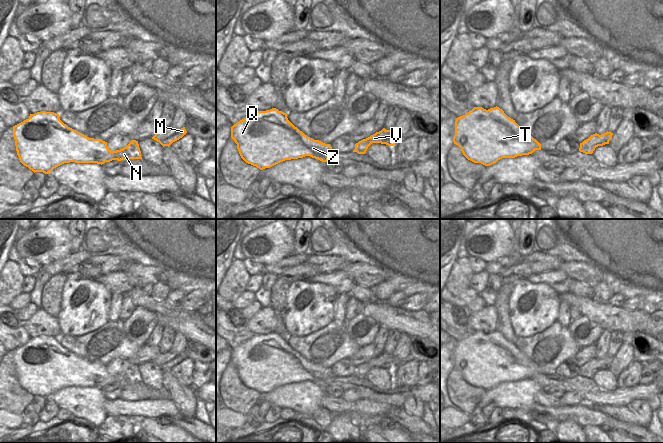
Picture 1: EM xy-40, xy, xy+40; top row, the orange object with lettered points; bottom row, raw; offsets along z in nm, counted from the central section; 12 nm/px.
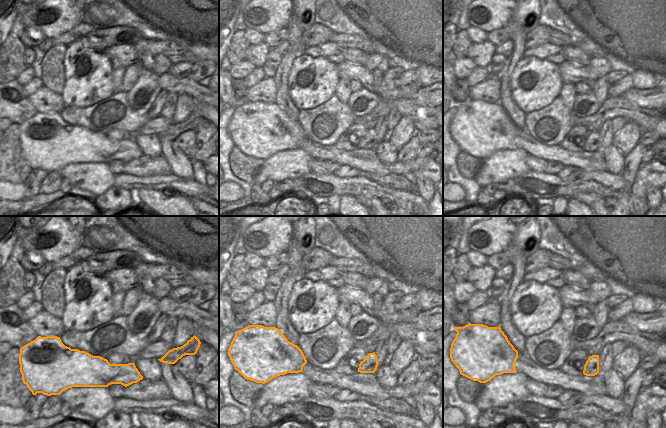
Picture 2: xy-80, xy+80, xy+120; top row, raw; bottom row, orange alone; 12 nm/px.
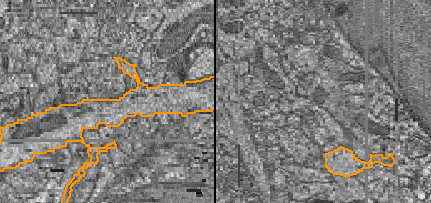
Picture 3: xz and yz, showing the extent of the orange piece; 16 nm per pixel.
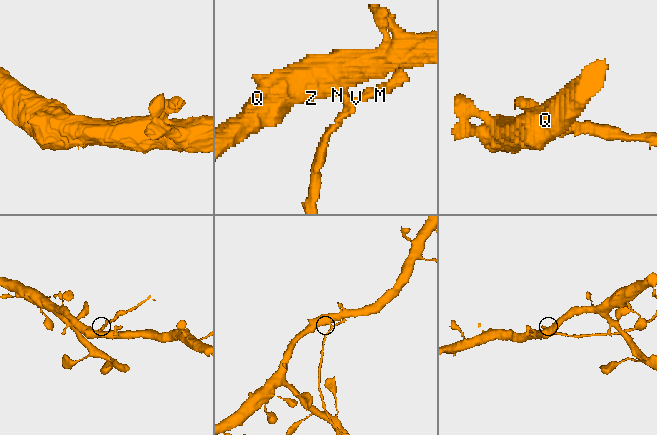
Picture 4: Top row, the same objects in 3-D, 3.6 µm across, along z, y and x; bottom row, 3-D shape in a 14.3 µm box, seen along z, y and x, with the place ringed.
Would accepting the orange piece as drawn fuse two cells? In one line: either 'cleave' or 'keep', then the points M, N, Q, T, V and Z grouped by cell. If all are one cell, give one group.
cleave; groups M V / N Q T Z

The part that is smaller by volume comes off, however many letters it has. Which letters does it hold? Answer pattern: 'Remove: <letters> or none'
Remove: M, V

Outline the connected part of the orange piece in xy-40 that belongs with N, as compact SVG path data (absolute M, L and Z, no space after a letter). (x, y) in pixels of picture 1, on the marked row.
M42 111L35 114L30 114L28 119L13 126L13 137L15 139L16 151L20 162L34 173L43 172L48 174L54 168L70 162L97 163L102 165L105 162L110 162L112 160L121 161L127 159L142 159L138 141L132 140L126 147L120 150L111 151L107 147L107 142L101 139L89 138L84 134L68 127L60 120L59 114L54 112Z

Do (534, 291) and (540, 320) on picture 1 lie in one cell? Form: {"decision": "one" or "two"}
{"decision": "one"}

